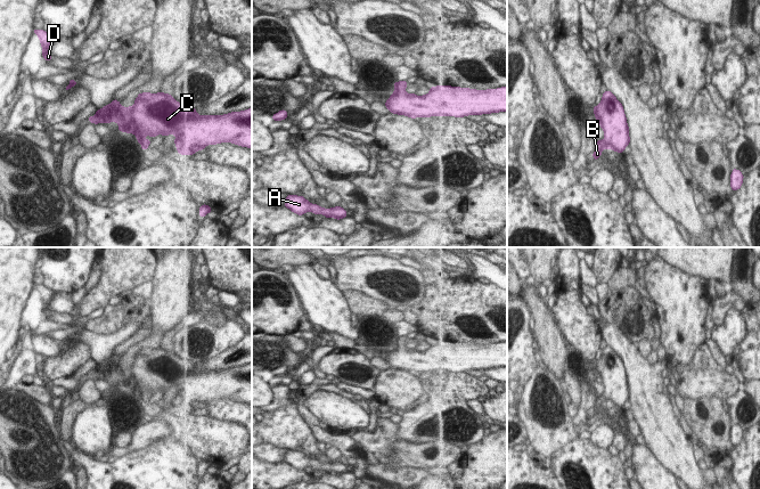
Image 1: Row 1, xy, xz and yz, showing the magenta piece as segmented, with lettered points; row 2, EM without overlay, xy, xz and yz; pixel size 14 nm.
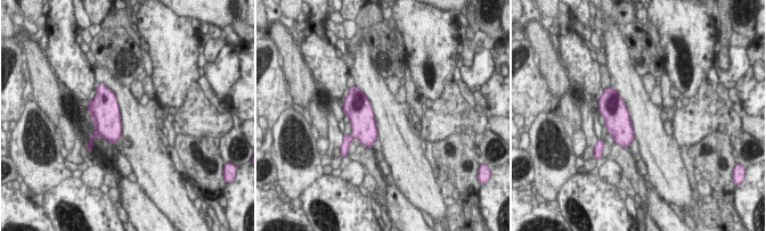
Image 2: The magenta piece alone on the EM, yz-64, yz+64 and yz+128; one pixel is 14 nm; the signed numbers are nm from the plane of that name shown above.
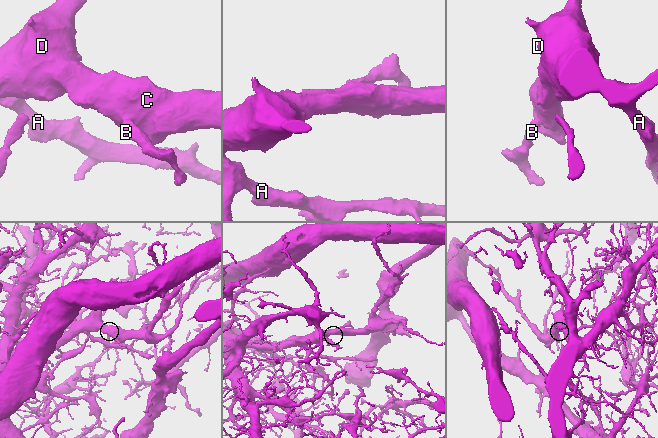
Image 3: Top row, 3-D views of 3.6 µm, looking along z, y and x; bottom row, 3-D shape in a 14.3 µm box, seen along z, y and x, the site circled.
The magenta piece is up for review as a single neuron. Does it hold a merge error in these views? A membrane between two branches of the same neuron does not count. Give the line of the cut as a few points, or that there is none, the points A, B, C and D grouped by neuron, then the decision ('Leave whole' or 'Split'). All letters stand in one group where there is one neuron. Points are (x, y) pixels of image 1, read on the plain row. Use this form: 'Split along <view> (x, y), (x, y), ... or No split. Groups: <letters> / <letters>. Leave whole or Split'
No split. Groups: A B C D. Leave whole

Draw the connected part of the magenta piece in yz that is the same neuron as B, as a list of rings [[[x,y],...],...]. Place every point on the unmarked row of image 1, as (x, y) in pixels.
[[[605,347],[600,359],[594,362],[594,369],[605,391],[604,394],[597,396],[593,409],[595,416],[602,410],[603,405],[608,404],[623,408],[627,400],[630,399],[630,393],[622,359],[611,347]]]

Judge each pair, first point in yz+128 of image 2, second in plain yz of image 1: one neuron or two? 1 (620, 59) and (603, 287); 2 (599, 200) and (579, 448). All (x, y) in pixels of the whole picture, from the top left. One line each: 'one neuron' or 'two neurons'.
1: two neurons
2: one neuron

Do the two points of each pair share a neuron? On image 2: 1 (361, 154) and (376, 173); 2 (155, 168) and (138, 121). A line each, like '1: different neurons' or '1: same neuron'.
1: same neuron
2: same neuron

